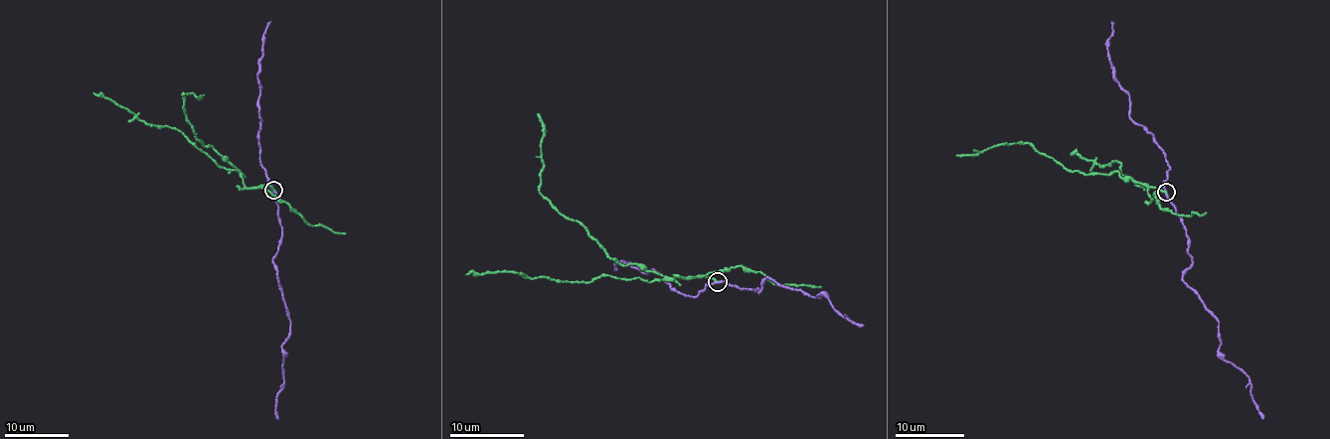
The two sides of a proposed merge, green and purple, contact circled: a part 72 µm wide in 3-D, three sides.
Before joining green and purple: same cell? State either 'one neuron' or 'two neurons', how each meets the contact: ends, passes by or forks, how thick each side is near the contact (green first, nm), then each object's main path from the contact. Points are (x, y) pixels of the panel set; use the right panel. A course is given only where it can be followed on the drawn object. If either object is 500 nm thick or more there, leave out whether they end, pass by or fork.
two neurons | green ends | purple passes by | 180/160 nm | green via (1165, 193), (1160, 190), (1152, 200), (1147, 188), (1116, 171), (1072, 172), (1027, 143), (955, 155) | purple via (1165, 193), (1185, 227), (1192, 258), (1182, 281), (1219, 322), (1219, 355), (1248, 377), (1255, 408), (1264, 418)

